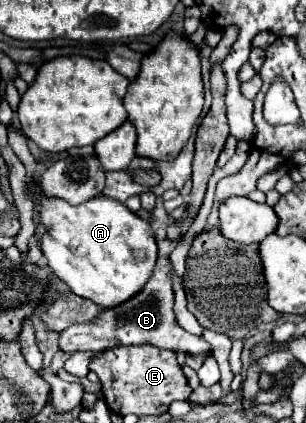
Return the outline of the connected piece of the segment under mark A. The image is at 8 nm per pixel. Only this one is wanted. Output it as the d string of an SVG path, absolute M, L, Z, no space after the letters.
M100 195L72 207L62 199L42 197L40 223L50 227L42 239L42 253L54 275L78 297L94 301L100 309L118 307L138 295L154 273L158 245L150 223L116 199Z

